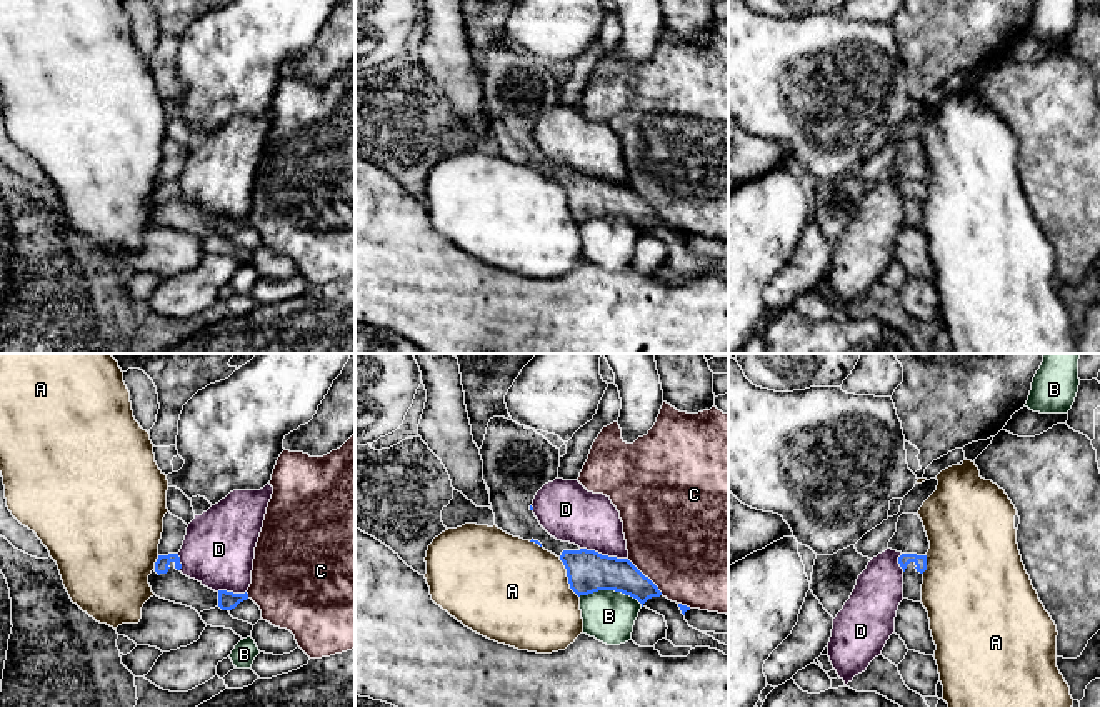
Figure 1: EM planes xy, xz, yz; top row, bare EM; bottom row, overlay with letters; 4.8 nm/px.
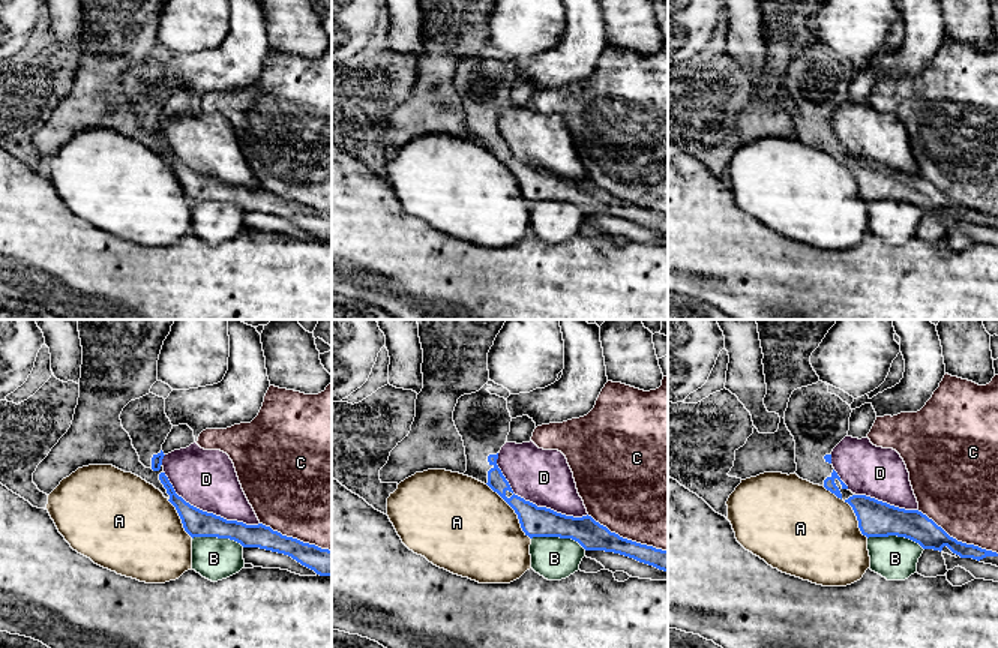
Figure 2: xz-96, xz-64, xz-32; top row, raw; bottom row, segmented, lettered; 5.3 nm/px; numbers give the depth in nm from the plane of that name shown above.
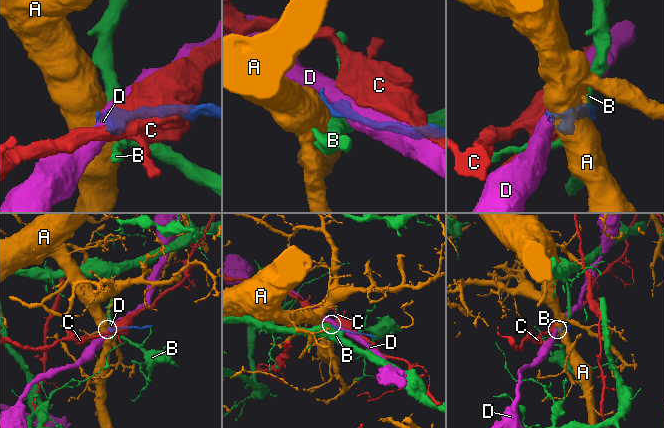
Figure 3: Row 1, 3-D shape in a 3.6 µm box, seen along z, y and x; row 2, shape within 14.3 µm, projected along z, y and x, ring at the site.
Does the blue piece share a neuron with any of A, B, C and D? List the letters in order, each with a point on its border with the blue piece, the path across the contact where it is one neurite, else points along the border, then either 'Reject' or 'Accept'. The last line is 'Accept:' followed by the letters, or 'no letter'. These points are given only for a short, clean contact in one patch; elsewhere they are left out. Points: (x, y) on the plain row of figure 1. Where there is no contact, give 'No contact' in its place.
A: Touches blue at xz (567, 202). Reject
B: Touches blue at xz (610, 215). Reject
C: Touches blue at xz (644, 202). Reject
D: Touches blue at xz (604, 182). Reject
Accept: no letter

